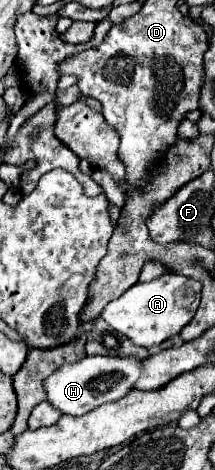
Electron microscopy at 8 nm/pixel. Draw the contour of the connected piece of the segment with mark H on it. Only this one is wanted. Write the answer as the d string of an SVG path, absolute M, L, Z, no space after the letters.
M86 356L80 362L64 364L60 370L56 370L52 376L46 378L46 390L48 390L48 402L56 406L60 412L70 416L82 416L90 410L116 402L124 398L130 390L134 390L134 384L144 374L144 360L138 356Z

